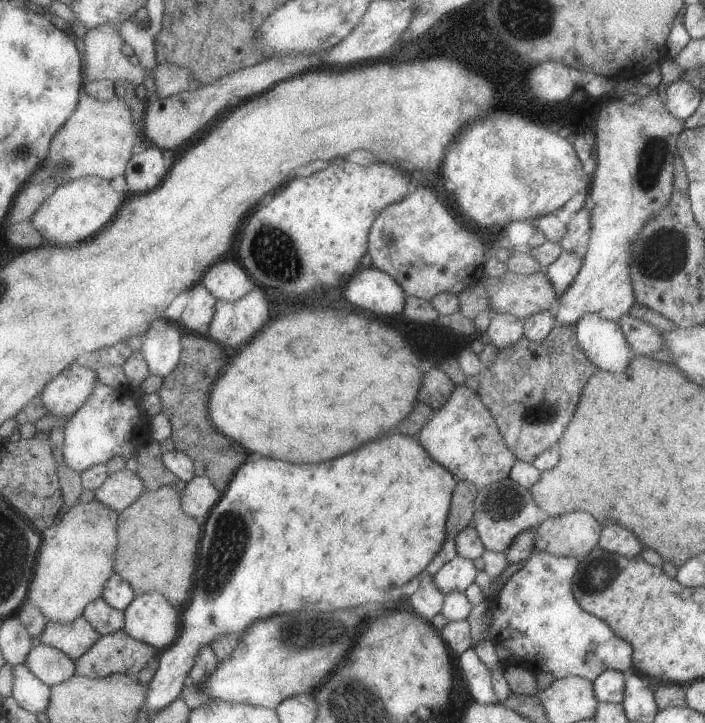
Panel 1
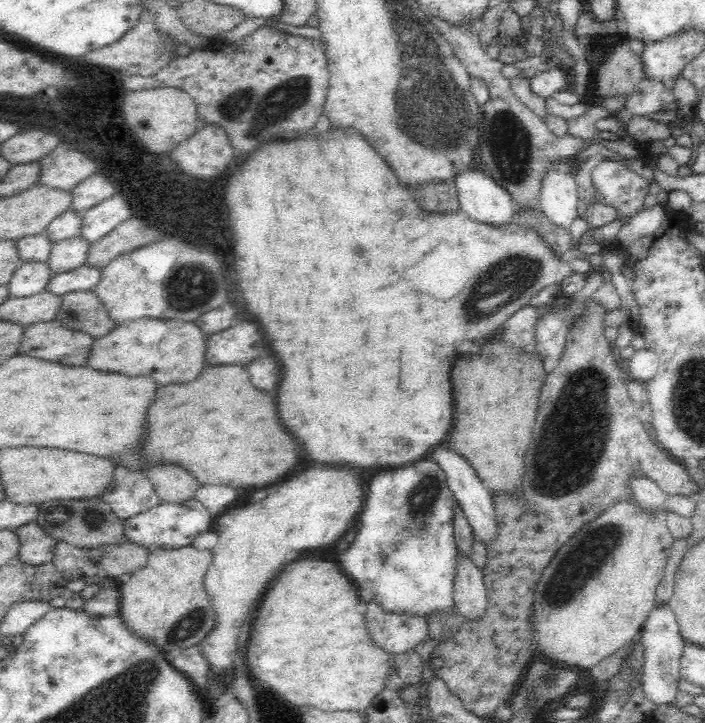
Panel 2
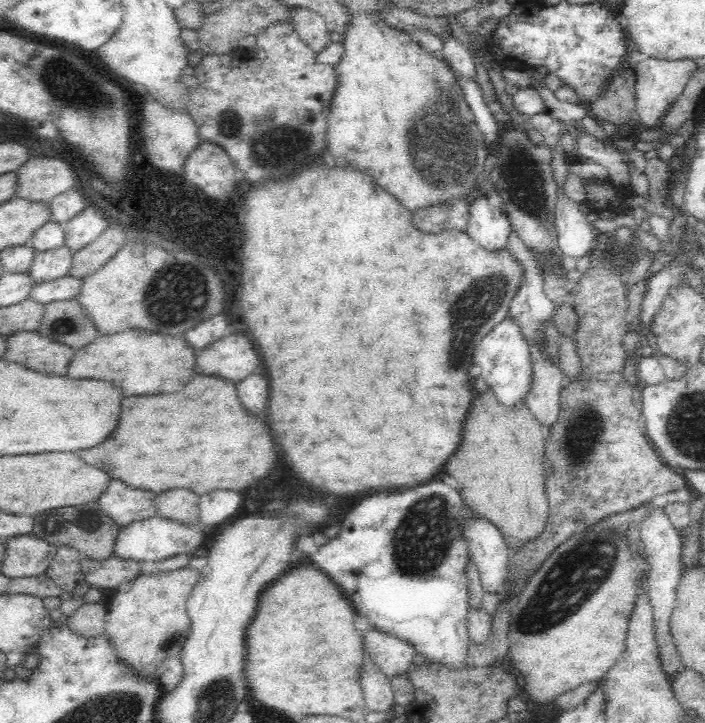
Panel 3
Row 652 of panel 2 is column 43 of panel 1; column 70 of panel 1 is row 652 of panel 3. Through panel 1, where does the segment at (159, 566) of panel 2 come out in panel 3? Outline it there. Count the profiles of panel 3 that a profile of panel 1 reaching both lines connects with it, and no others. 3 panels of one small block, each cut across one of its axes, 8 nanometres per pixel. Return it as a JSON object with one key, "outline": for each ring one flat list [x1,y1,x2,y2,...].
{"outline":[[188,565,184,568,150,572,150,574,138,575,126,592,118,591,112,596,112,600,107,604,108,612,104,632,114,641,120,659,128,661,138,673,150,675,152,679,156,679,158,675,154,676,154,672,160,671,160,662,168,657,181,654,186,640,192,633,192,619,187,611,189,595,200,575,201,570,190,568]]}

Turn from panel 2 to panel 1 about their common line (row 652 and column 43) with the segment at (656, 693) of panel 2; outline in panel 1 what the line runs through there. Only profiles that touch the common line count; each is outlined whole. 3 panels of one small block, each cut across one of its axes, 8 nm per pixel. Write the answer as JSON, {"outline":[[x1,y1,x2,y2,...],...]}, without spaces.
{"outline":[[41,642,29,653,26,665,52,687,73,678,78,667,66,652]]}

